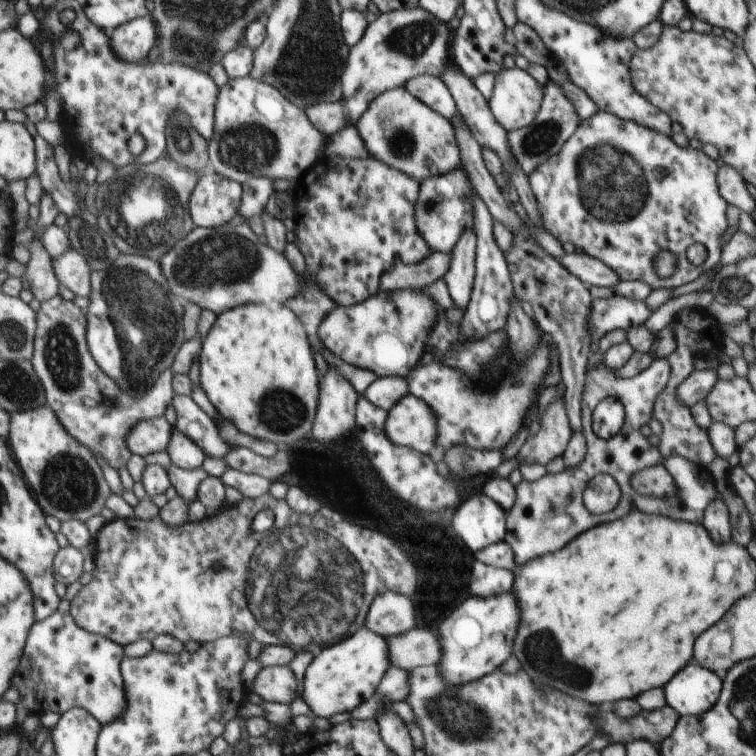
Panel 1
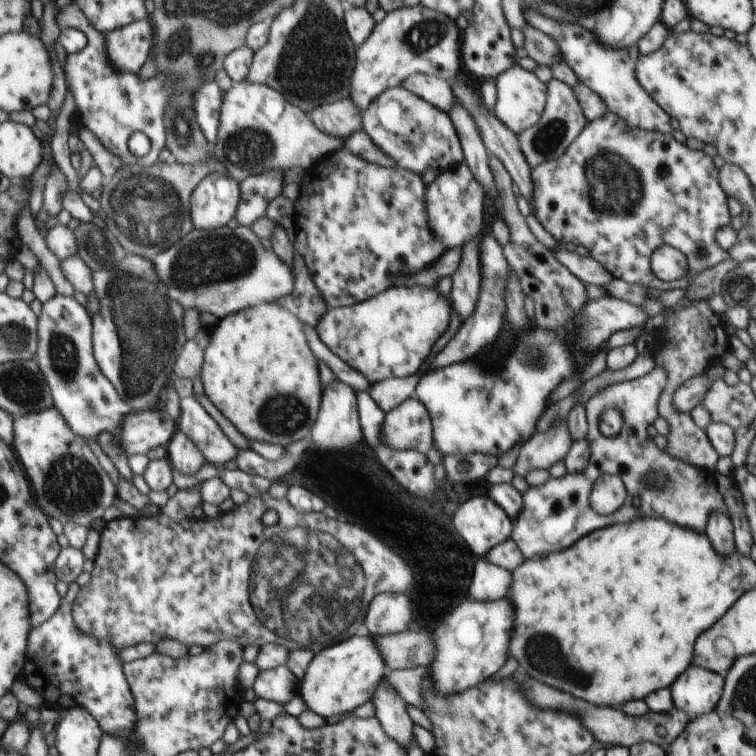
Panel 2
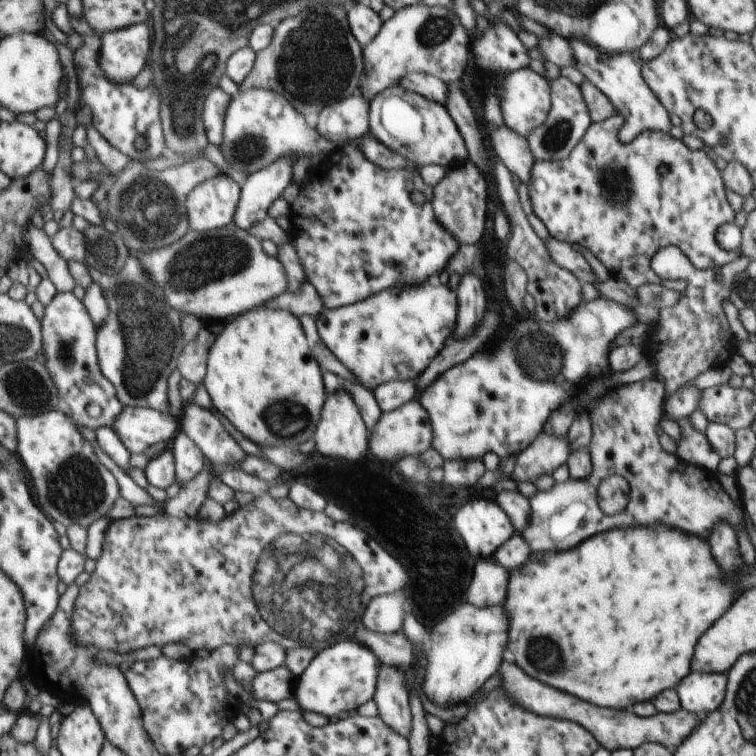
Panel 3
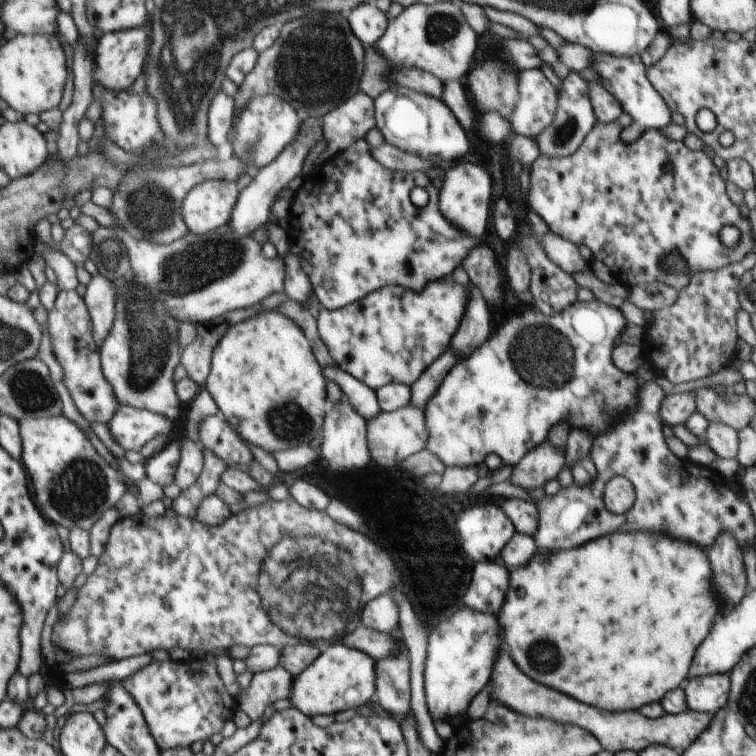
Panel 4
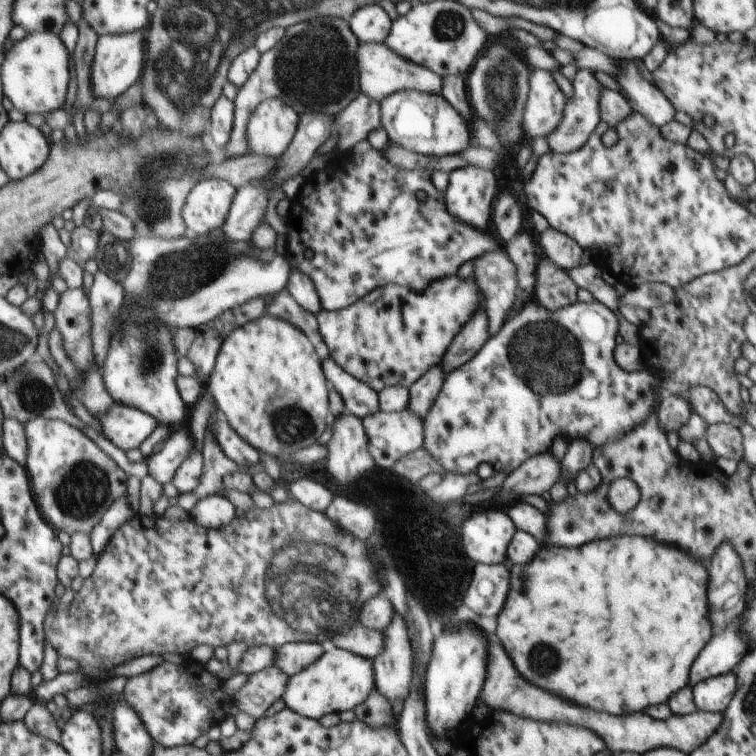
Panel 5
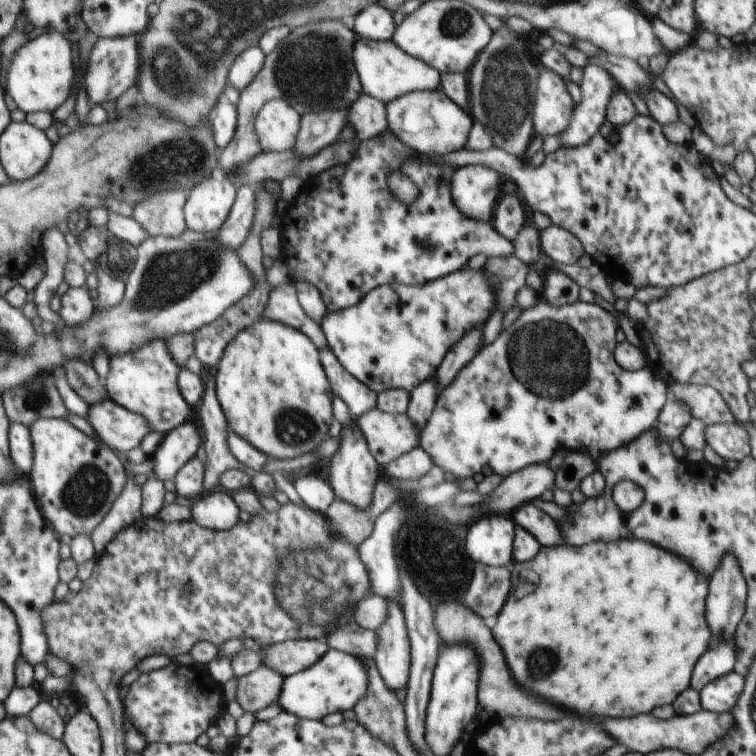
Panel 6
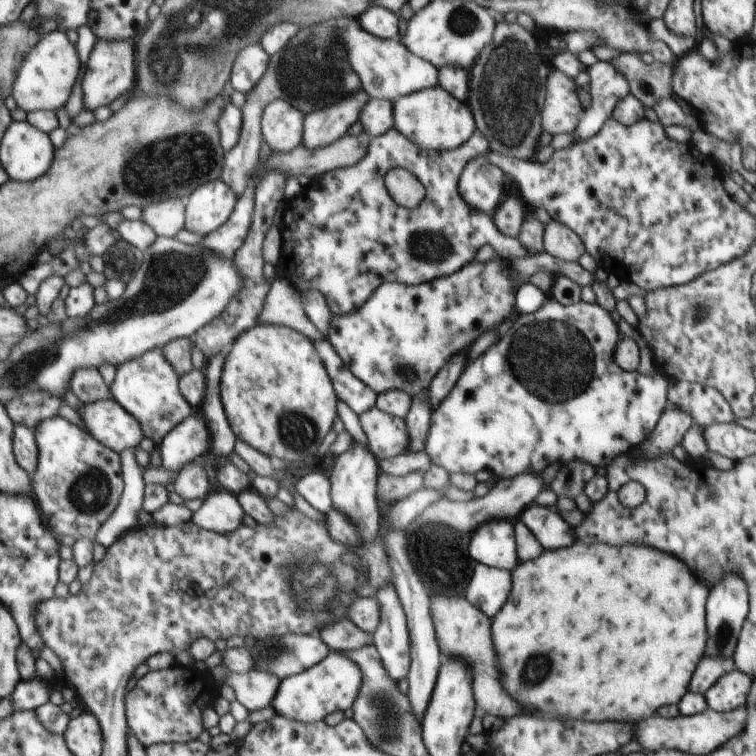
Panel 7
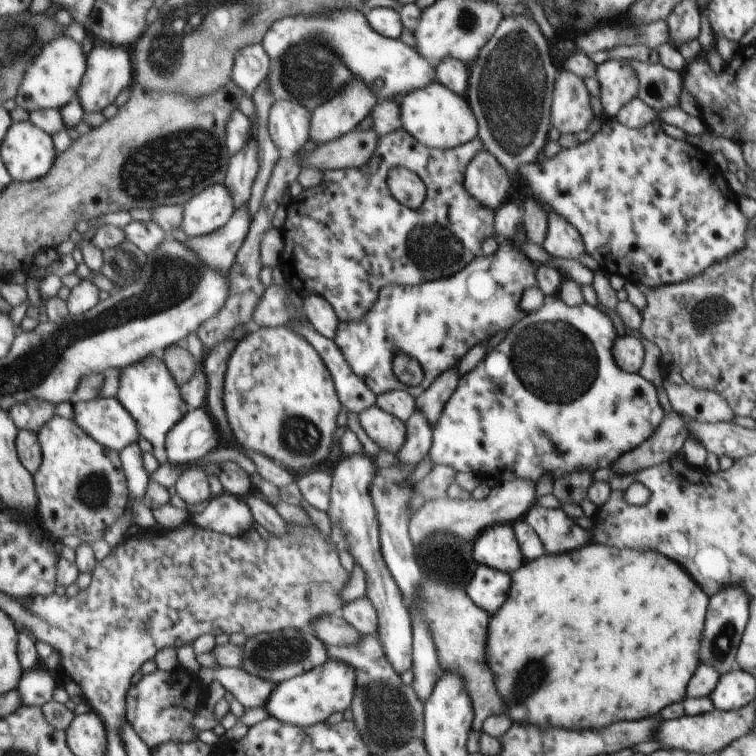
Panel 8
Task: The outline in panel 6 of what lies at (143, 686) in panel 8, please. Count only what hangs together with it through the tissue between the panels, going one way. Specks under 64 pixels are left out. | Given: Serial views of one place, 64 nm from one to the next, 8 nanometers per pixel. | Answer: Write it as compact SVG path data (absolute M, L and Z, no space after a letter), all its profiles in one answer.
M171 661L164 668L140 674L130 684L123 703L127 725L131 719L136 730L147 736L148 743L178 745L195 743L211 725L216 724L228 702L222 685L211 678L206 665L182 666Z

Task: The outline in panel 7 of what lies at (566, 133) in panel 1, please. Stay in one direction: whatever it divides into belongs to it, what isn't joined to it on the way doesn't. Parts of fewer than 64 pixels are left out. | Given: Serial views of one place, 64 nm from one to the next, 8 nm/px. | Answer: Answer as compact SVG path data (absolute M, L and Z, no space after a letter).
M598 61L587 70L589 80L589 94L592 104L579 117L577 130L573 133L575 142L588 140L598 134L602 126L612 118L617 103L631 94L625 77L611 62Z

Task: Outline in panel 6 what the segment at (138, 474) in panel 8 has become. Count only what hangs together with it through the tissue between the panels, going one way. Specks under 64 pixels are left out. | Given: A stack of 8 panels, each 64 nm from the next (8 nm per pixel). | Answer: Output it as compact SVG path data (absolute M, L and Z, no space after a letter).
M128 478L124 490L118 499L112 504L110 512L92 532L90 536L96 554L102 555L106 546L116 537L120 530L126 526L132 526L143 518L140 508L142 507L141 486L134 482L133 478Z

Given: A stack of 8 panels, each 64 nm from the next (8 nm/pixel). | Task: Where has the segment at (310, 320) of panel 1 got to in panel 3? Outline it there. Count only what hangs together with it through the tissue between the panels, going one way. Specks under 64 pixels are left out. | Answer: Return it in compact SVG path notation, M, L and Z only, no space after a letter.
M306 282L298 293L291 293L286 290L278 297L264 303L268 307L290 311L296 317L300 315L311 316L314 320L326 309L323 300L320 298L315 286Z

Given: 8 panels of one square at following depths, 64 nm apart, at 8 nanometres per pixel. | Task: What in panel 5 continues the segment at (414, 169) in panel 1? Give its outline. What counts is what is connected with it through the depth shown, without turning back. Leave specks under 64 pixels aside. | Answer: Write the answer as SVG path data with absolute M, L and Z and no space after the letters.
M408 89L391 94L384 100L381 100L380 104L381 126L386 130L390 142L398 147L424 155L425 157L440 158L444 155L458 155L470 146L471 137L468 127L471 121L466 120L441 93L434 94Z

